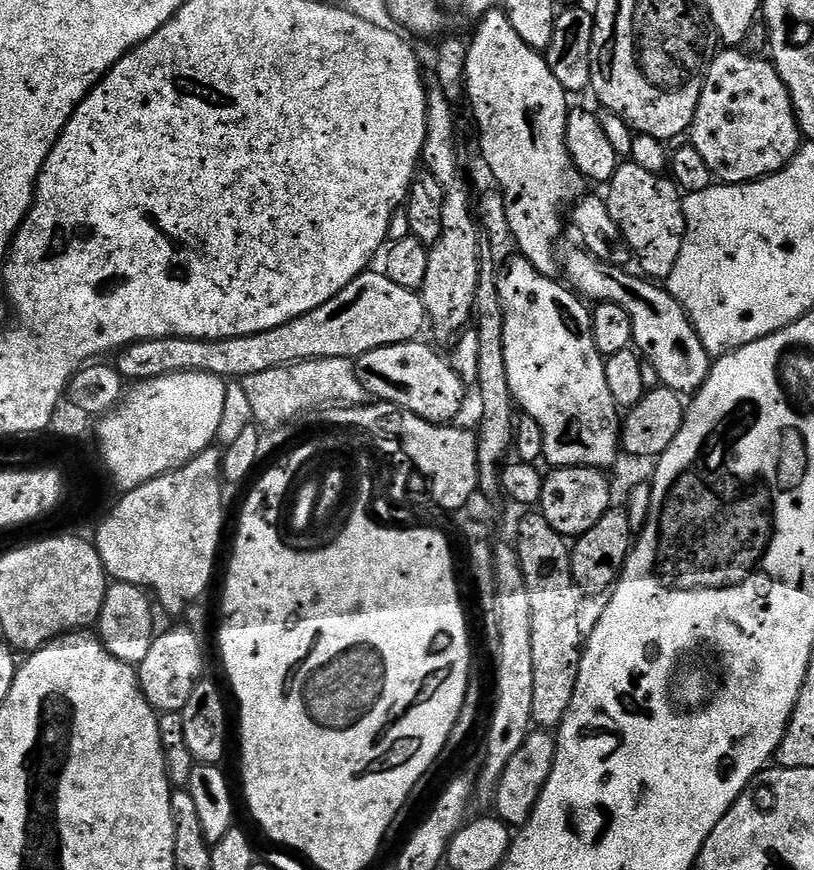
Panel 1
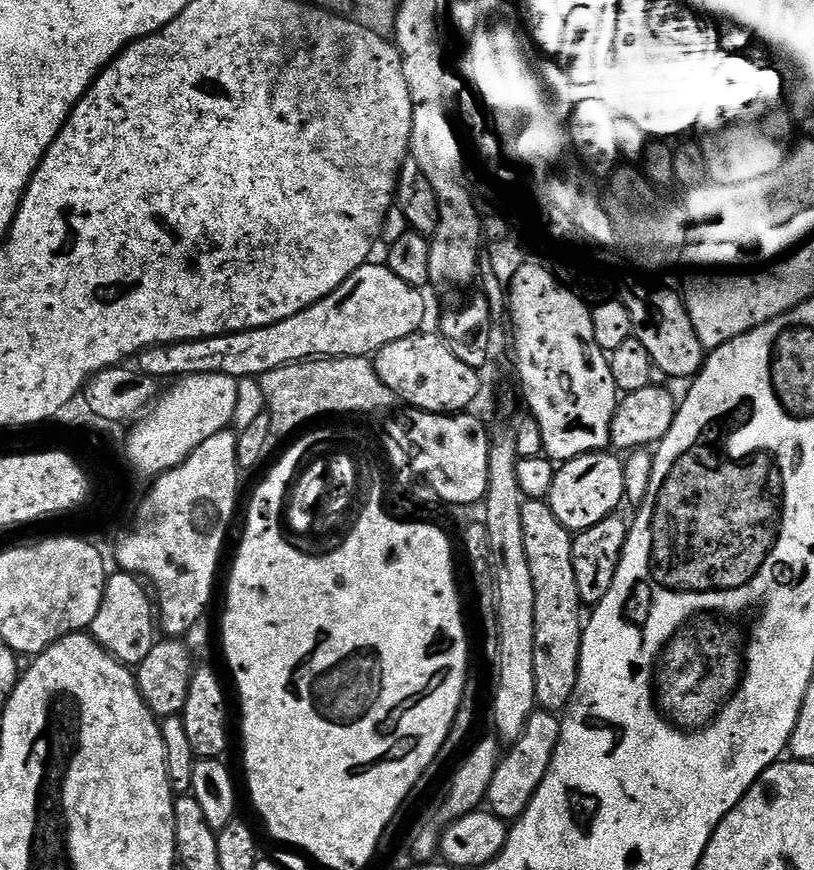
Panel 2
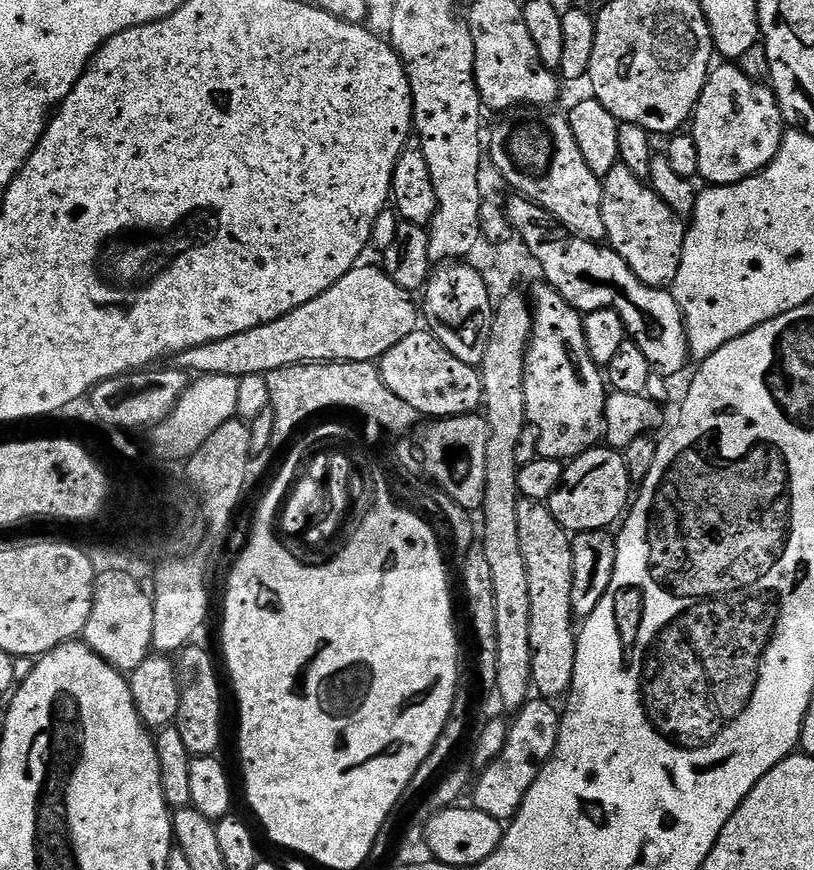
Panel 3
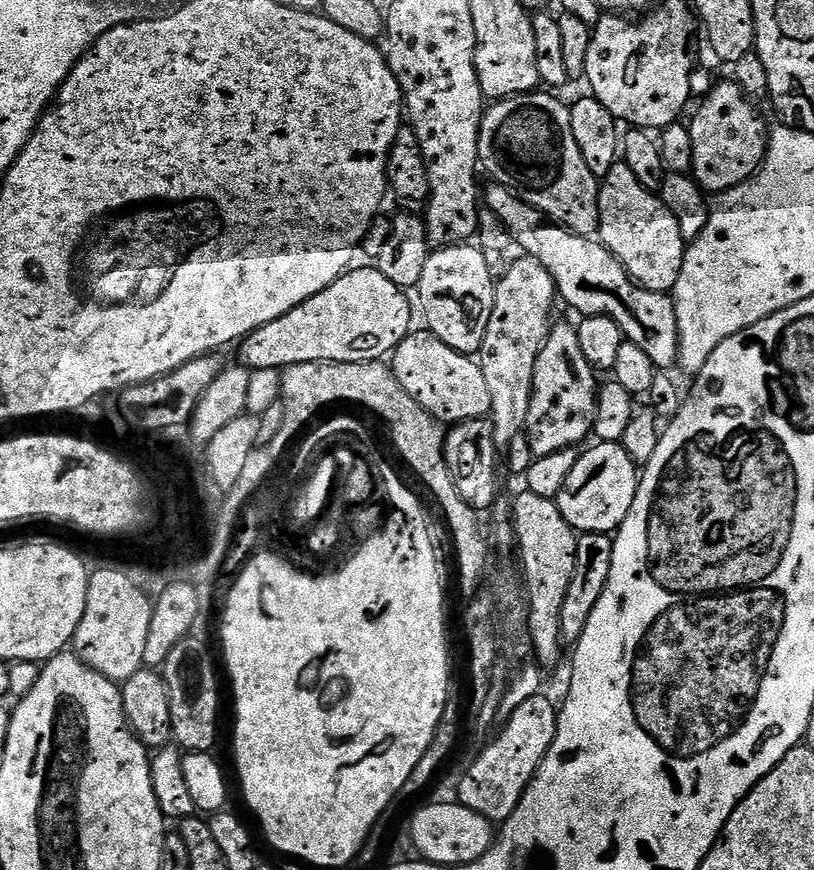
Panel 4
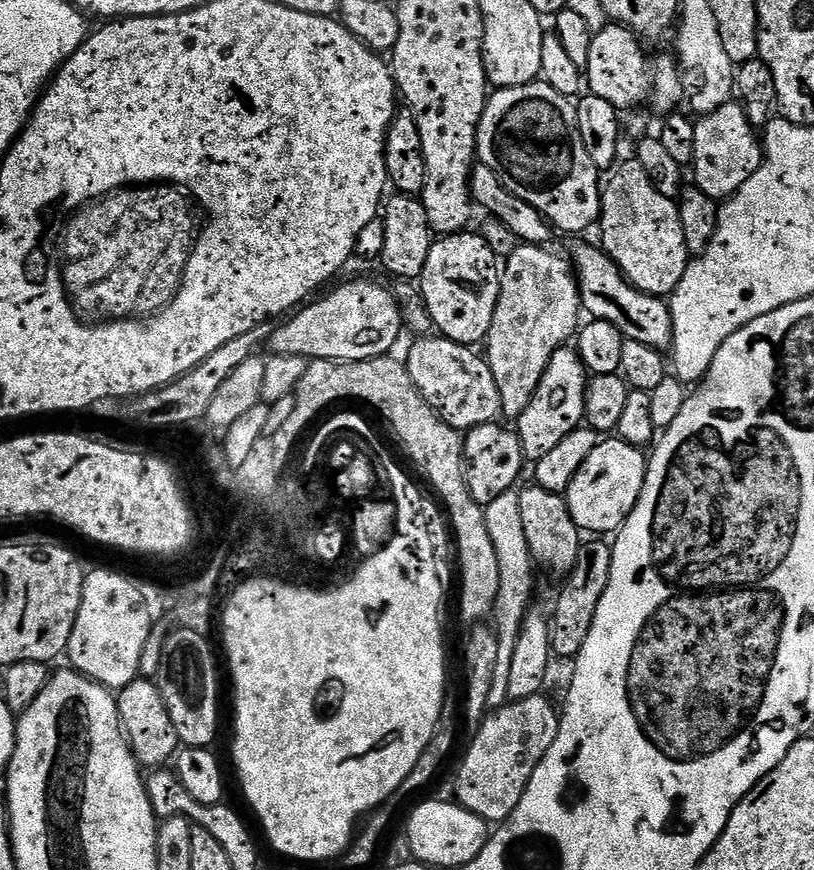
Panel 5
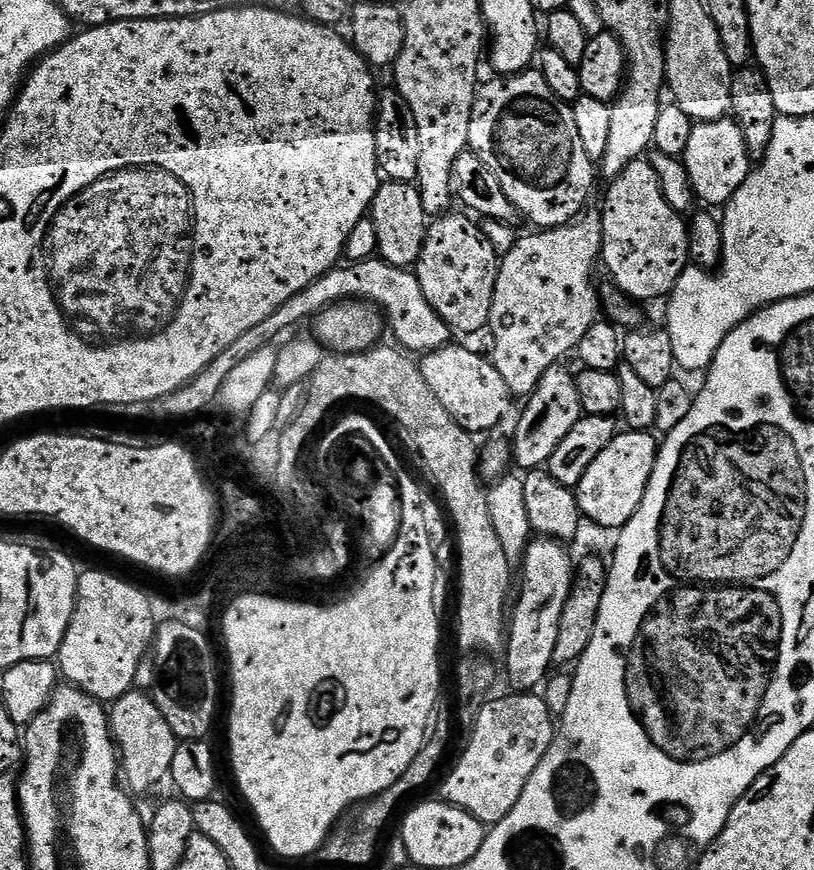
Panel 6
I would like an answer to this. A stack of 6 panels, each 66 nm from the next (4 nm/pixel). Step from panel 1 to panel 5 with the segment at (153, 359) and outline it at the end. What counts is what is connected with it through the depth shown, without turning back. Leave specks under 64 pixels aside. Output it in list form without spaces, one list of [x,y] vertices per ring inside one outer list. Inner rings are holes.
[[[352,280],[333,292],[327,292],[316,298],[321,300],[313,299],[305,303],[291,317],[293,320],[289,324],[284,324],[281,328],[273,327],[270,348],[275,355],[303,356],[309,361],[372,360],[375,356],[387,356],[393,351],[392,347],[400,340],[400,324],[402,328],[402,309],[399,299],[393,293],[391,296],[382,285],[371,284],[368,280]]]

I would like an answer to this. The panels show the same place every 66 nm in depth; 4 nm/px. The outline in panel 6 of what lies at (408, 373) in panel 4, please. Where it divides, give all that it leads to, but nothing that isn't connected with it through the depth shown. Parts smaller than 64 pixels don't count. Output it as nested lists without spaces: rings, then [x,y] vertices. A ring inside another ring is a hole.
[[[450,342],[444,348],[423,353],[419,366],[434,398],[442,402],[450,418],[466,431],[473,434],[488,432],[507,418],[514,397],[487,355],[479,356],[468,348],[459,348],[456,342]]]

